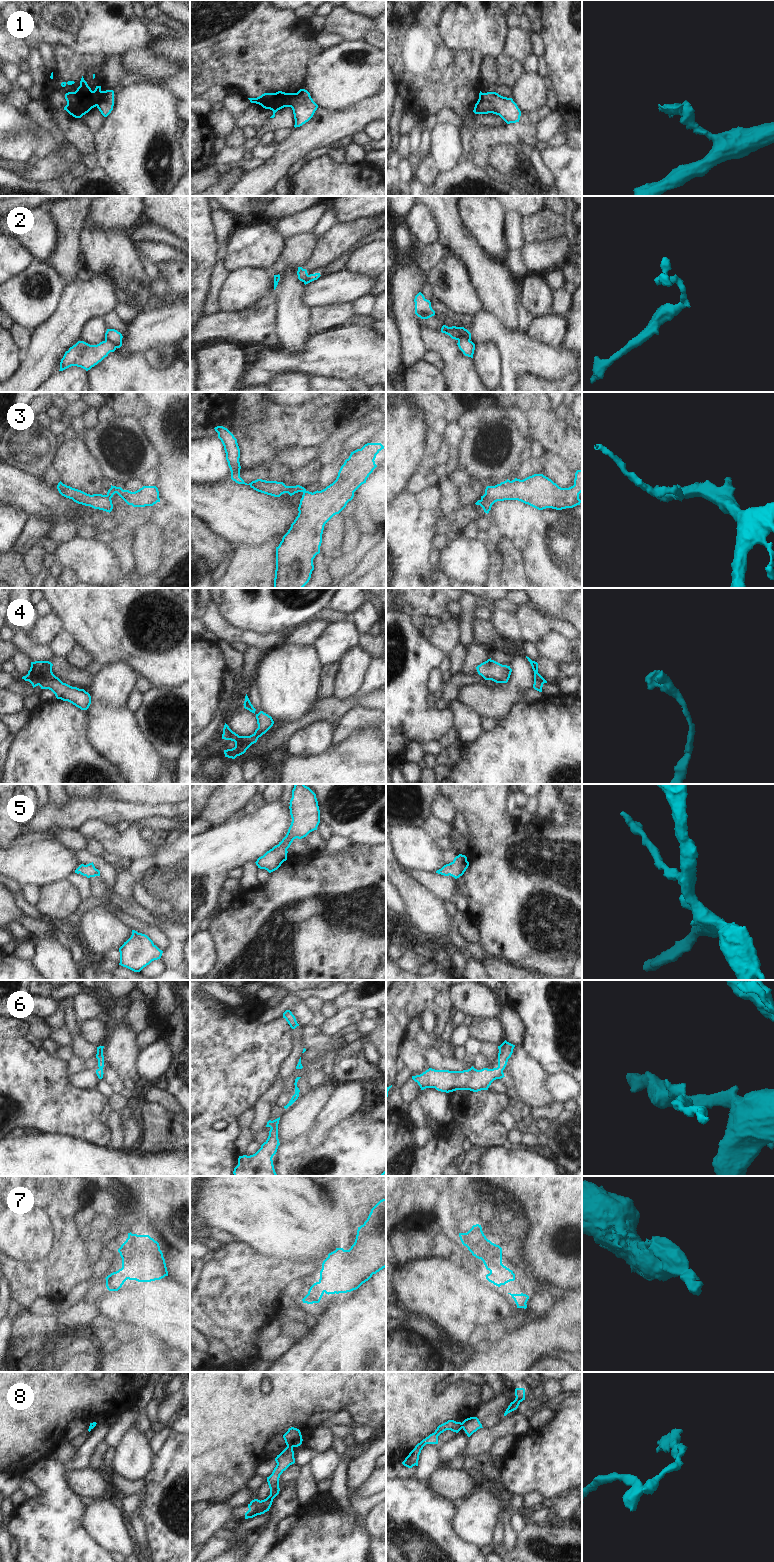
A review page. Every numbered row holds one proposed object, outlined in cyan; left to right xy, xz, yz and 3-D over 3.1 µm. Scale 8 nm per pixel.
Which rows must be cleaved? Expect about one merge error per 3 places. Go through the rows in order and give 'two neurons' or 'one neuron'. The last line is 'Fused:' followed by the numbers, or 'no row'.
1: two neurons
2: two neurons
3: two neurons
4: one neuron
5: one neuron
6: one neuron
7: one neuron
8: two neurons
Fused: 1, 2, 3, 8

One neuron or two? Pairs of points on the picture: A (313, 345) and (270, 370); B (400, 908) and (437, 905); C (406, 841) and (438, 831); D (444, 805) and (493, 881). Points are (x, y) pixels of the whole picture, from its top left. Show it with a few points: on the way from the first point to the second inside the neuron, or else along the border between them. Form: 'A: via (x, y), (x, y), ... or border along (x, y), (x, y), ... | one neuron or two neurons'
A: via (302, 356), (296, 362), (281, 362) | one neuron
B: border along (396, 887), (414, 924) | two neurons
C: border along (422, 827), (435, 841) | two neurons
D: border along (441, 794), (457, 811) | two neurons

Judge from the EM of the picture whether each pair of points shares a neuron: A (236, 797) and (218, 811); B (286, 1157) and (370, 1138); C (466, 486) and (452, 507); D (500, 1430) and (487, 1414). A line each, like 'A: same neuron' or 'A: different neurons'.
A: same neuron
B: same neuron
C: different neurons
D: different neurons

